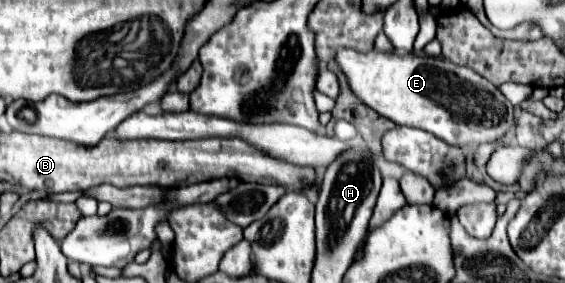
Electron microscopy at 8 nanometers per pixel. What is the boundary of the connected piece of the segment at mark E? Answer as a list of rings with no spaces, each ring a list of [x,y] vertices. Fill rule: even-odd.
[[[338,49],[334,61],[348,79],[352,93],[370,109],[396,125],[424,129],[448,145],[488,143],[514,125],[514,105],[496,85],[468,67],[416,53],[382,53]]]

